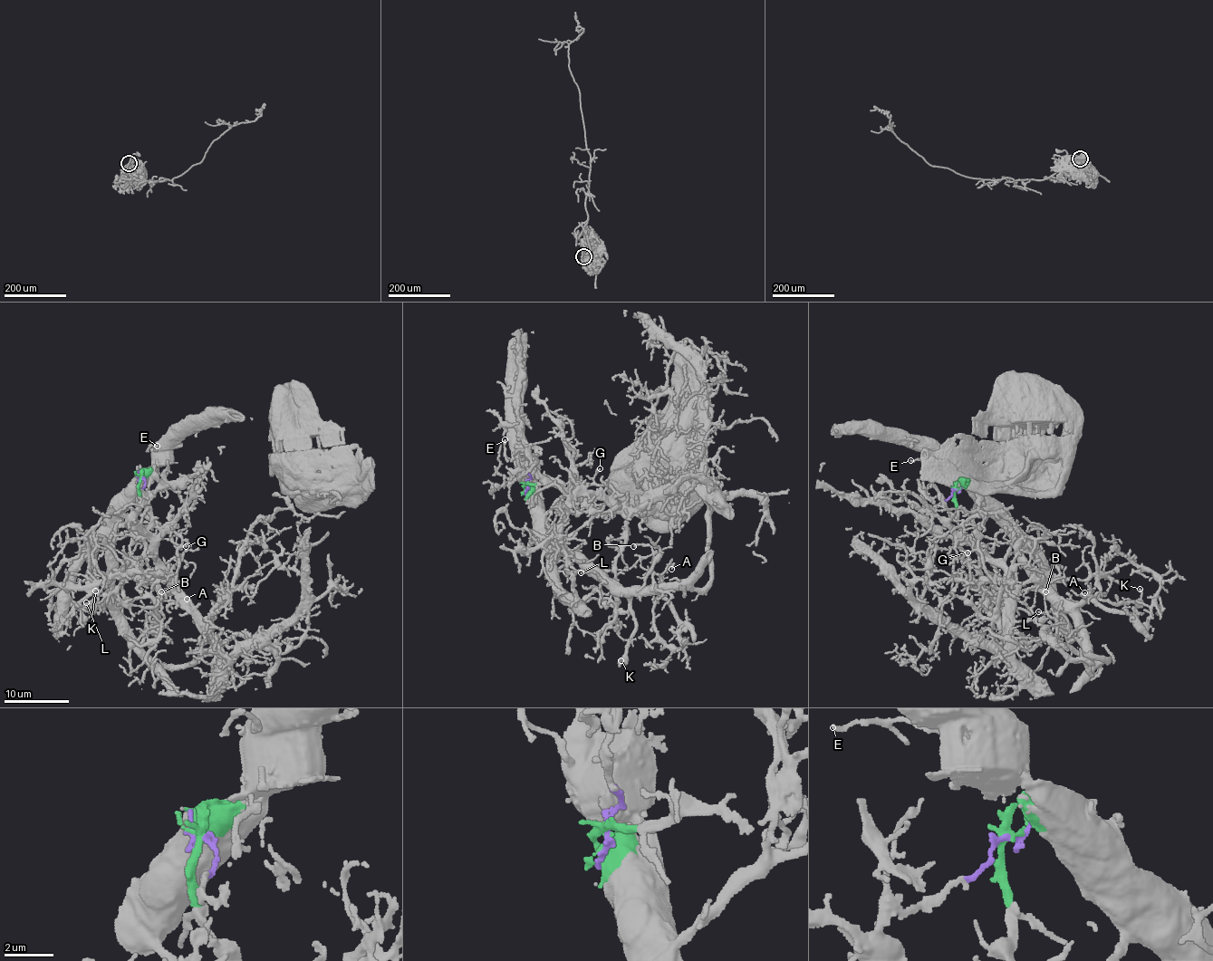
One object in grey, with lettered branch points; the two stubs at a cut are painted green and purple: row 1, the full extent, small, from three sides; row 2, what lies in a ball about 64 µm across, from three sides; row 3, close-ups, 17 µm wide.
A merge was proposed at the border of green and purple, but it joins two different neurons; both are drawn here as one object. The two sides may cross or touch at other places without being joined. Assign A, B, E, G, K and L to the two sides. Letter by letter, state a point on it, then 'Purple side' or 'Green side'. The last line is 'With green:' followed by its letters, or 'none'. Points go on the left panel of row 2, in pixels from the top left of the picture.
A: Place: (187, 599). Green side
B: Place: (161, 591). Green side
E: Place: (157, 446). Green side
G: Place: (186, 546). Green side
K: Place: (95, 591). Green side
L: Place: (86, 602). Green side
With green: A, B, E, G, K, L

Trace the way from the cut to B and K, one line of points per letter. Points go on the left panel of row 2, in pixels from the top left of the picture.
B: (140, 477), (142, 470), (113, 533), (110, 579), (124, 634), (142, 646), (159, 635), (164, 617), (161, 591)
K: (140, 477), (142, 470), (113, 533), (112, 588), (117, 600), (126, 599), (117, 606), (94, 603), (95, 591)

